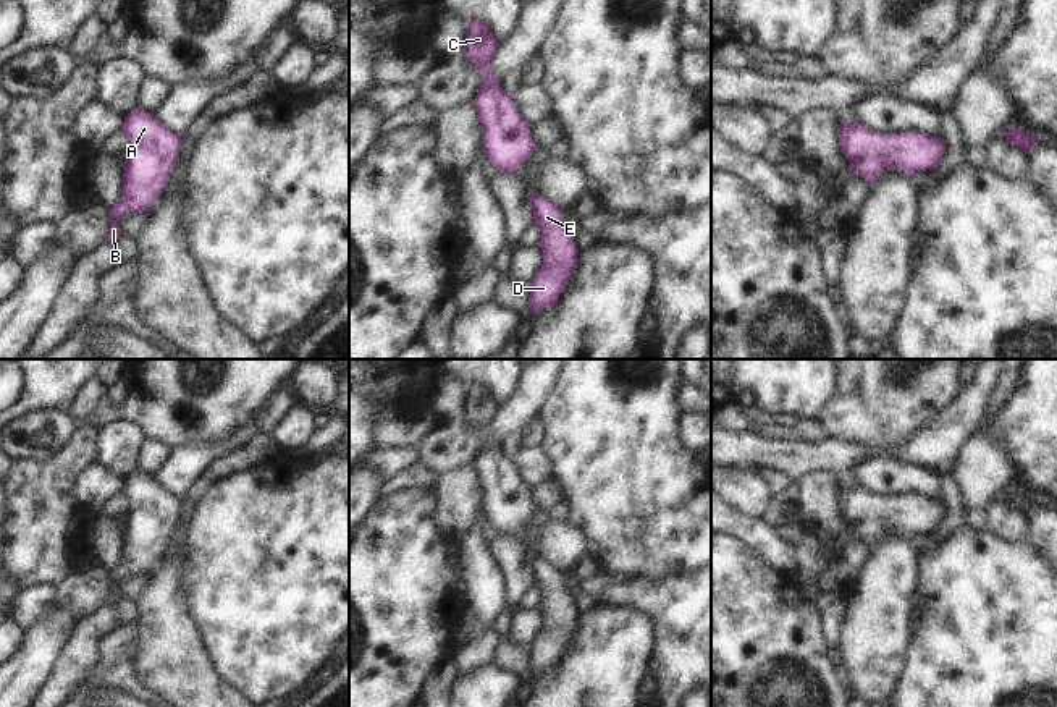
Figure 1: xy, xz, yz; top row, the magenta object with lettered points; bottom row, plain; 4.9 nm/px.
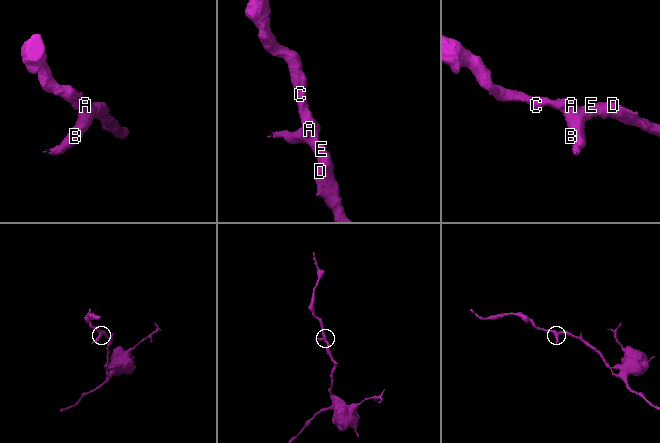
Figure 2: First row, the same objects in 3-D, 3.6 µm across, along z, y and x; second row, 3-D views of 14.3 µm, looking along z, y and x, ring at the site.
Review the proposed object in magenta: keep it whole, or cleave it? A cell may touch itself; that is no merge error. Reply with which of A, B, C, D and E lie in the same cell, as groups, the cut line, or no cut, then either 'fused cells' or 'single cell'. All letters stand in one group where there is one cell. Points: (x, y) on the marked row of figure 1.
A B C D E | no cut | single cell

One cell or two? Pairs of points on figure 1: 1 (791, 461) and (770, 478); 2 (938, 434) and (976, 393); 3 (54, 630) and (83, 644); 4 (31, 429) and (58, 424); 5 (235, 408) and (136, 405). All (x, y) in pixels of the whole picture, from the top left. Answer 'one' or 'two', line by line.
1: two
2: one
3: two
4: one
5: one

